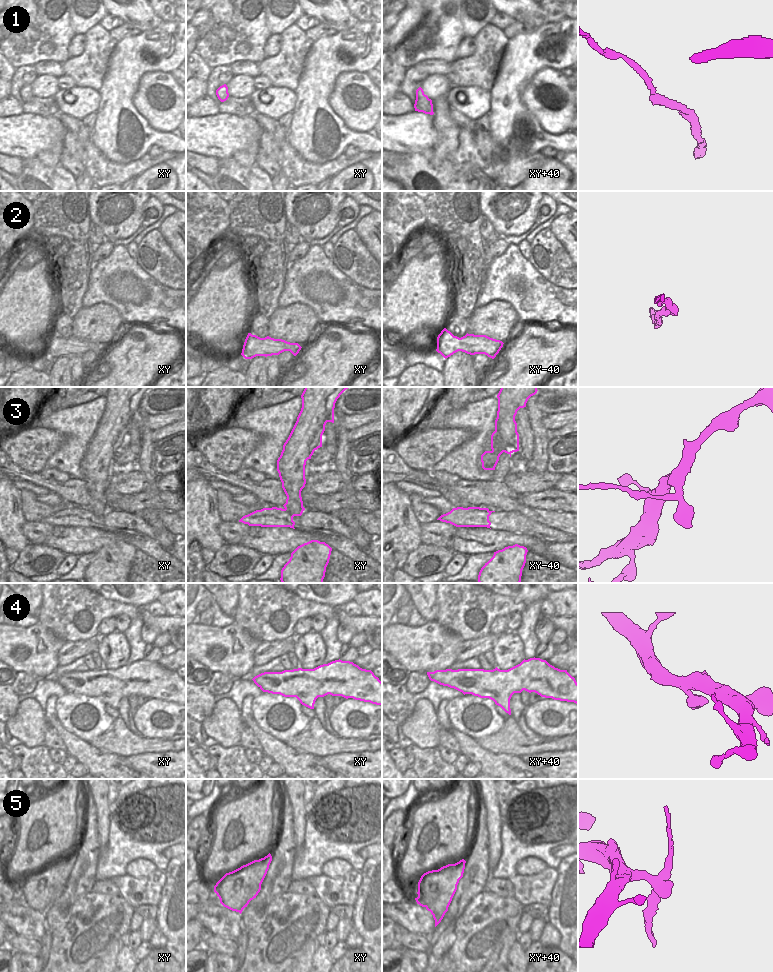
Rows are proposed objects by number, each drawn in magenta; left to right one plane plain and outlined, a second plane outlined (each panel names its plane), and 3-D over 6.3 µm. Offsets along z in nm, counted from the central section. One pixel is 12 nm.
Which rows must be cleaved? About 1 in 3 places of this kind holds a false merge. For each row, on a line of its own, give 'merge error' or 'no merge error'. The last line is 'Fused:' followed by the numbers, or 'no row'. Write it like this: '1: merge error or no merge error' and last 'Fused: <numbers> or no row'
1: no merge error
2: no merge error
3: merge error
4: no merge error
5: merge error
Fused: 3, 5

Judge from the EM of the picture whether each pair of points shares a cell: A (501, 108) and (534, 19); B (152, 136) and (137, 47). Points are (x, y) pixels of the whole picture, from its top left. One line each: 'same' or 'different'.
A: different
B: same

